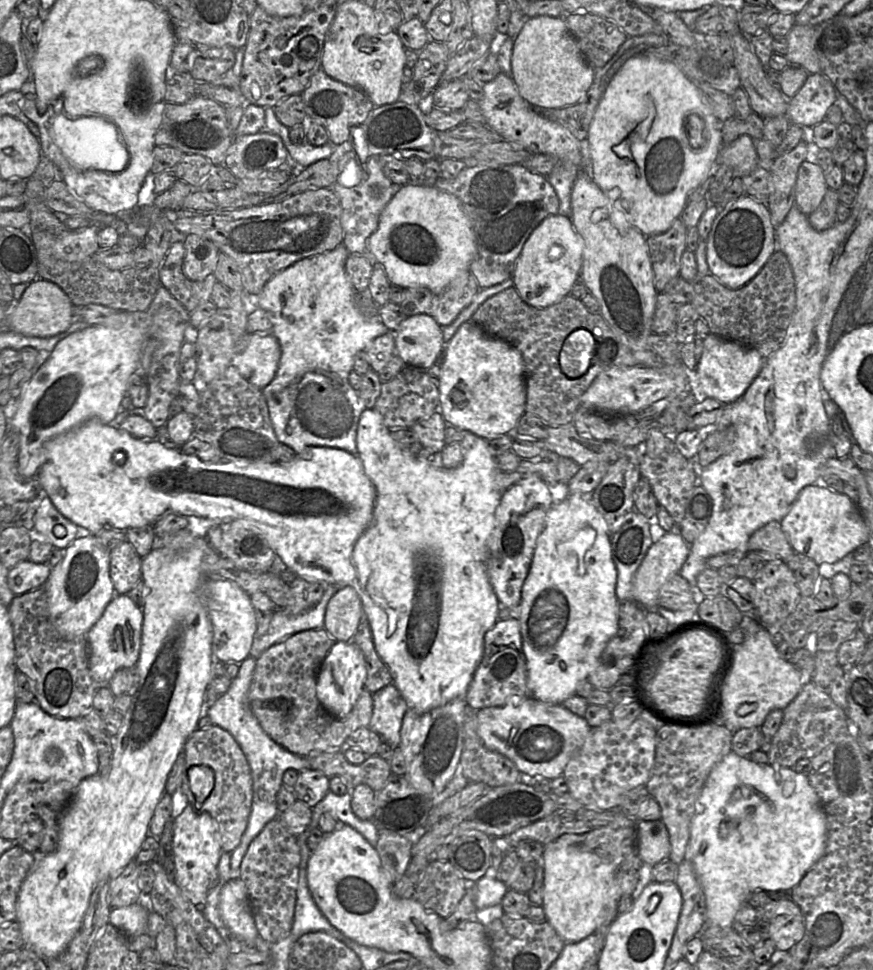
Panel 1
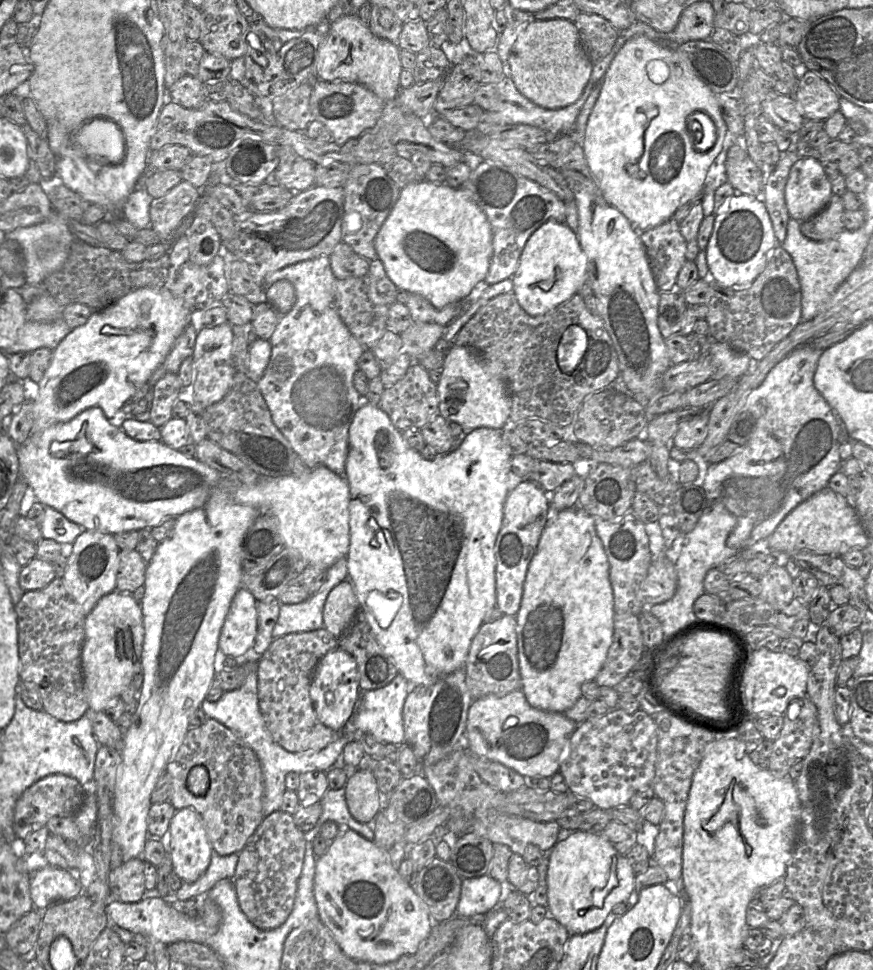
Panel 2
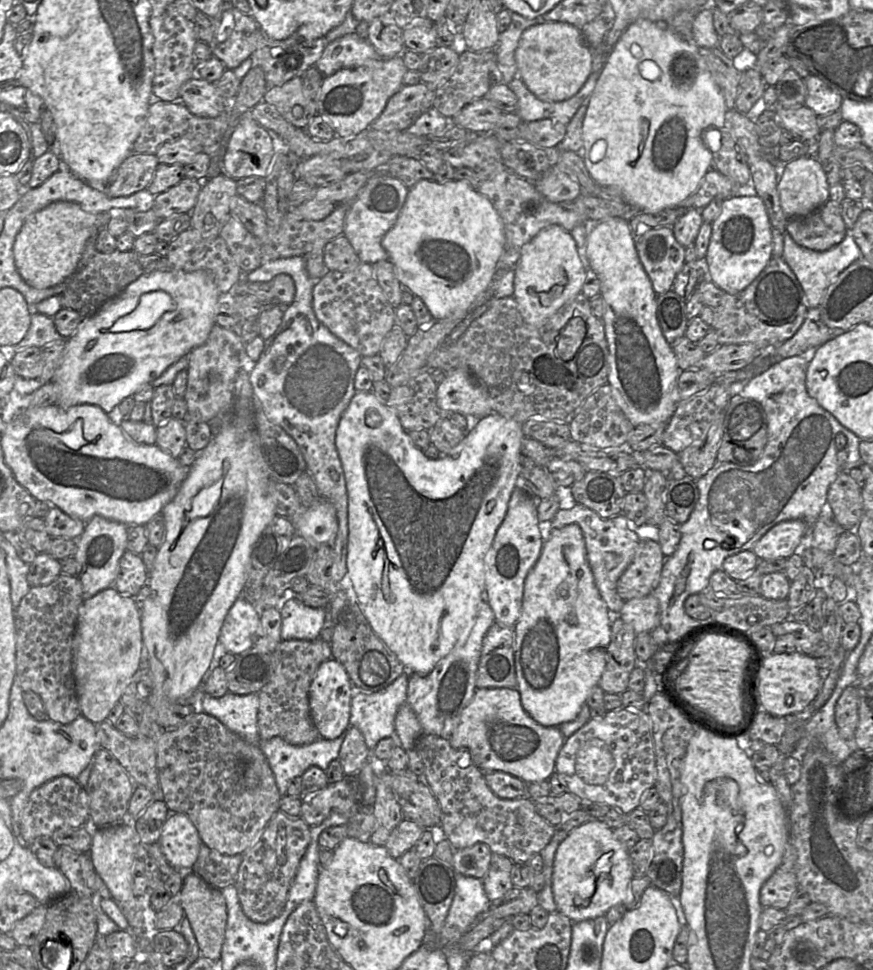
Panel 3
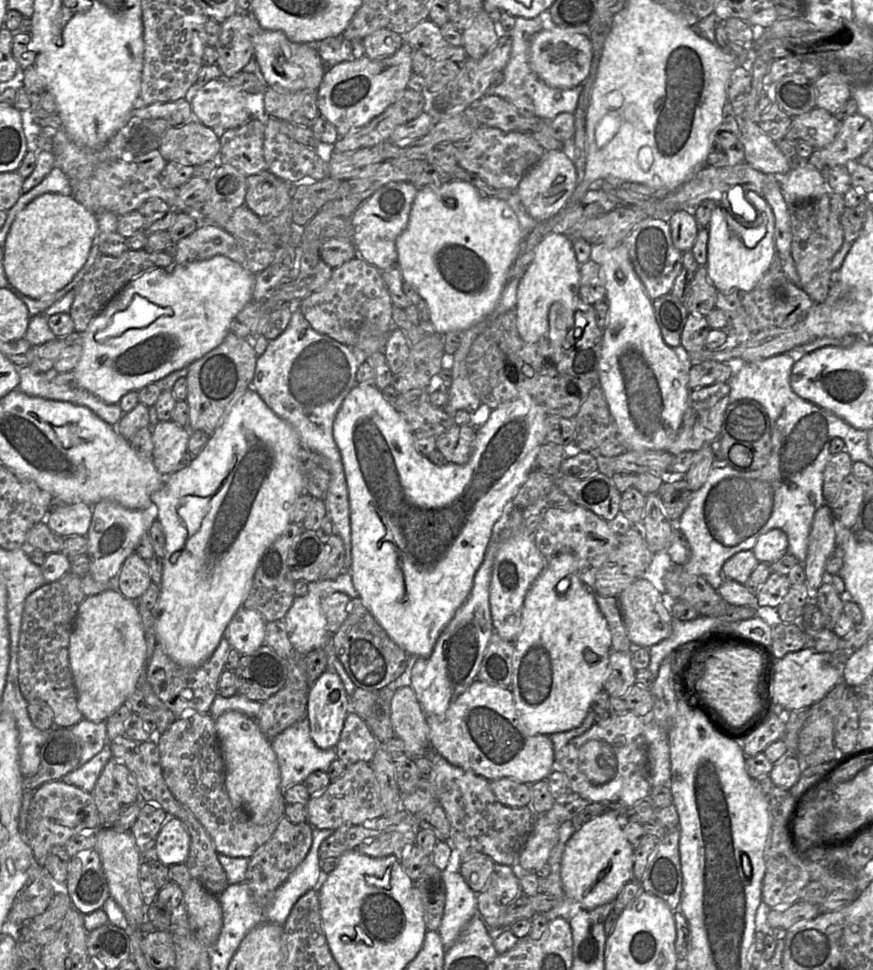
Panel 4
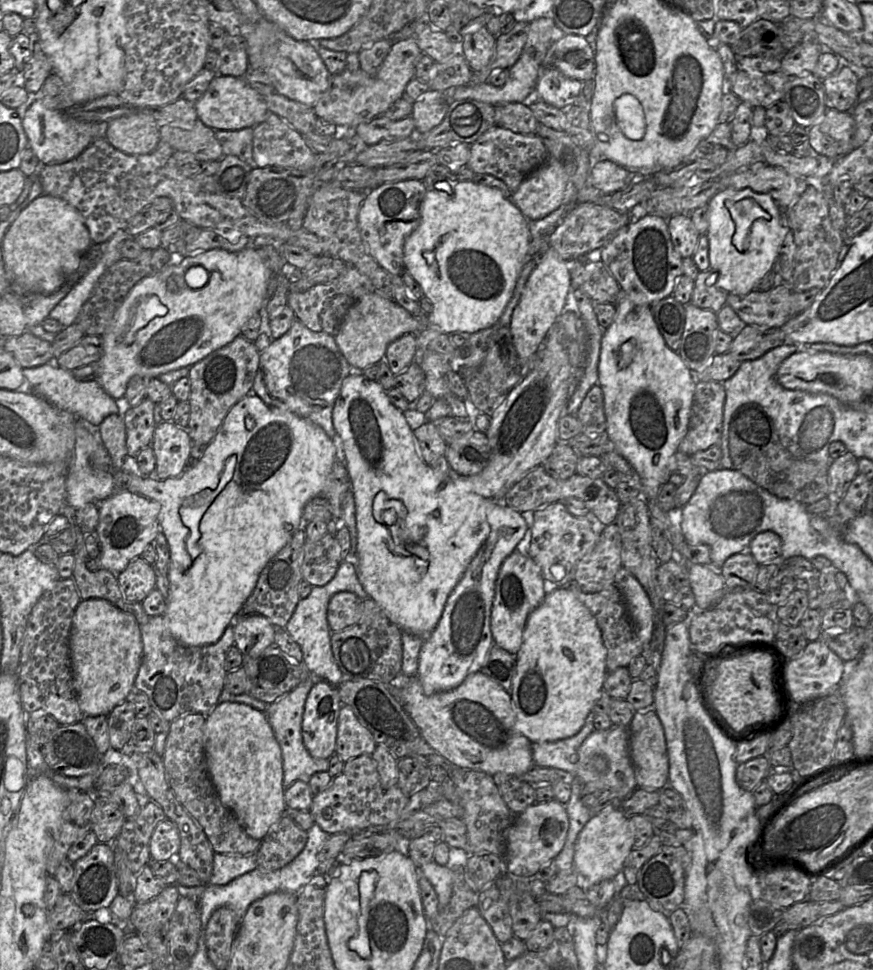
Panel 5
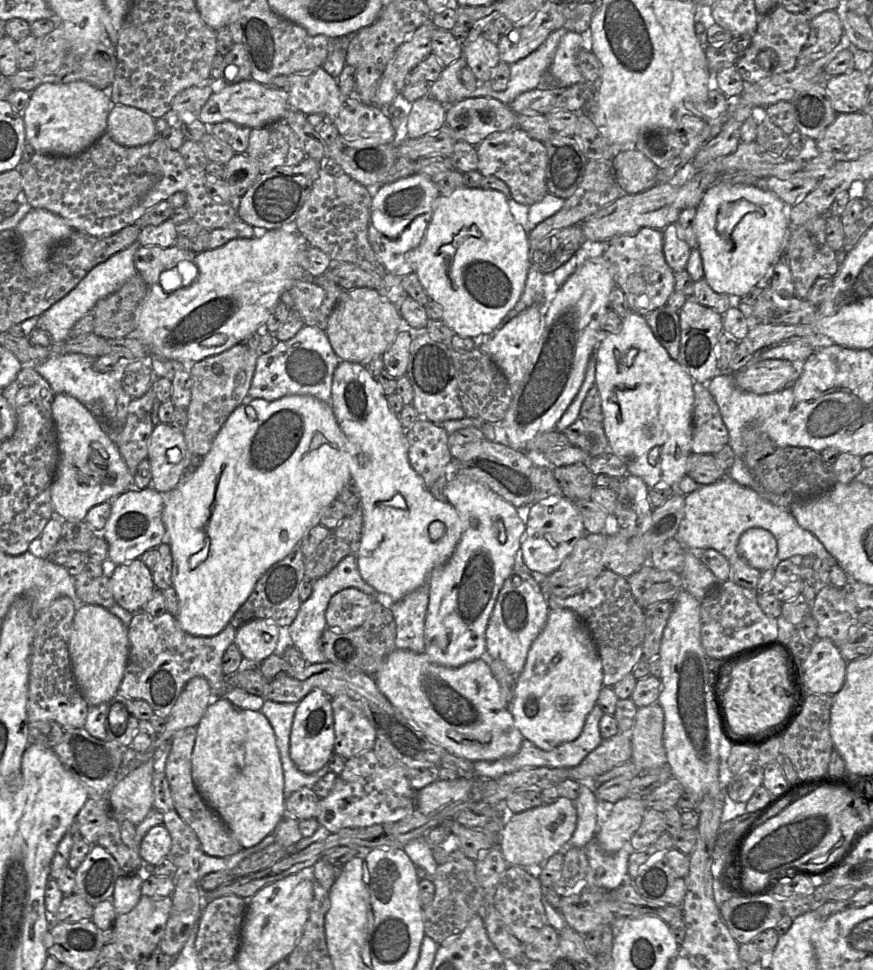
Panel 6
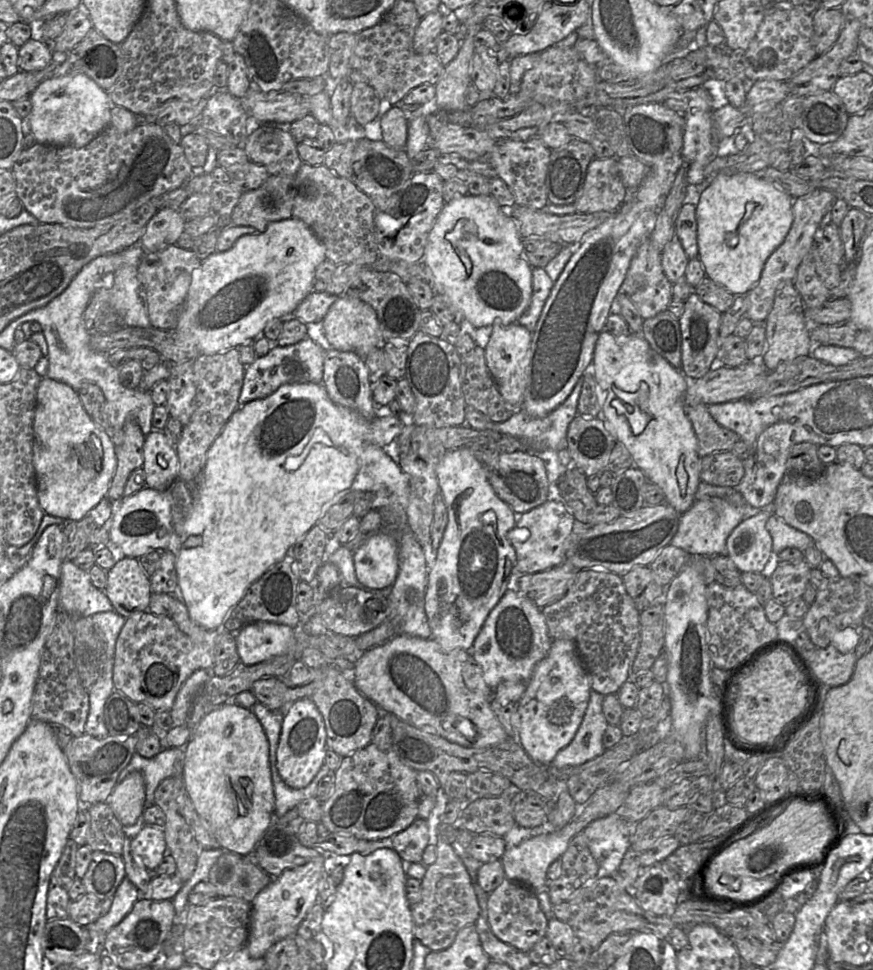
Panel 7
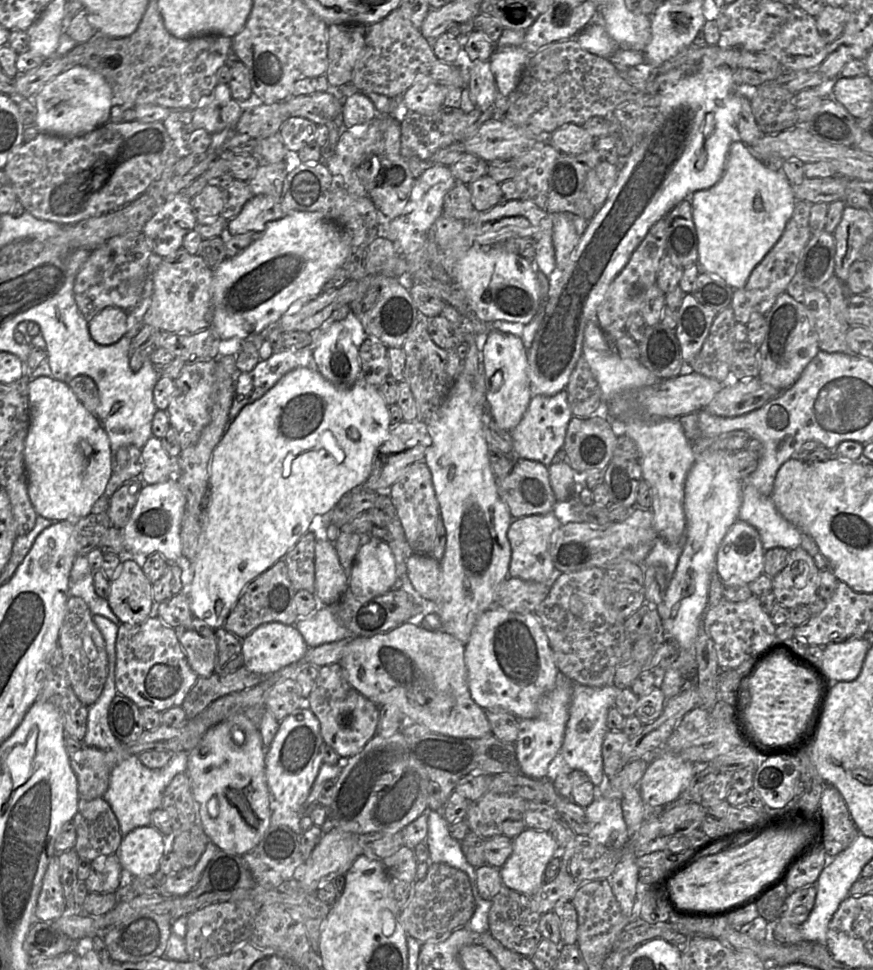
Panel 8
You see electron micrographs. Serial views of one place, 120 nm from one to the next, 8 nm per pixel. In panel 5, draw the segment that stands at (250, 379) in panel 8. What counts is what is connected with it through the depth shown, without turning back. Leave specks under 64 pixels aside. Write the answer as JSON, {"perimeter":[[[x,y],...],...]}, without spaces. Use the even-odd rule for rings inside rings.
{"perimeter":[[[295,319],[287,333],[278,339],[273,339],[270,346],[260,353],[252,393],[260,397],[270,407],[292,412],[321,427],[334,442],[336,460],[345,463],[343,442],[333,426],[333,408],[344,380],[353,372],[358,371],[349,365],[333,335],[312,331],[301,321]]]}

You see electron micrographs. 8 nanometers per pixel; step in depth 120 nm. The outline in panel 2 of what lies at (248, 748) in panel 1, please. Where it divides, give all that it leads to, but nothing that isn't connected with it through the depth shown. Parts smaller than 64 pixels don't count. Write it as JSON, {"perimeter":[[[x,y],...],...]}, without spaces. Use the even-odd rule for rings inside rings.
{"perimeter":[[[254,670],[250,672],[242,686],[236,690],[227,691],[220,699],[211,702],[205,699],[200,707],[208,718],[217,720],[234,732],[256,754],[263,773],[264,793],[262,798],[262,812],[266,817],[280,810],[283,794],[286,791],[285,779],[288,773],[303,774],[311,771],[326,772],[340,762],[344,746],[353,740],[350,722],[341,730],[341,736],[320,751],[306,750],[291,753],[278,745],[266,728],[264,718],[258,703],[258,677]]]}

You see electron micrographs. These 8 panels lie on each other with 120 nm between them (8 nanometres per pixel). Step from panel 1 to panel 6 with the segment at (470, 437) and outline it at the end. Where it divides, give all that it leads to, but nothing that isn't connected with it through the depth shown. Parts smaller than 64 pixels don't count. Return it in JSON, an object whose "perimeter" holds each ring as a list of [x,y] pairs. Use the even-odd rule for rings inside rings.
{"perimeter":[[[603,255],[587,260],[557,290],[545,308],[541,334],[532,350],[526,375],[513,396],[505,417],[494,425],[493,441],[526,452],[527,443],[539,434],[553,430],[574,400],[585,377],[590,358],[601,342],[602,319],[610,307],[609,297],[616,283],[616,271]],[[340,361],[336,367],[331,389],[331,407],[337,422],[348,440],[351,479],[359,491],[363,512],[362,537],[353,554],[362,579],[392,602],[429,583],[430,574],[444,565],[454,553],[463,532],[476,526],[477,521],[463,522],[457,510],[448,501],[437,500],[409,462],[409,444],[406,429],[389,407],[387,396],[366,366]],[[433,521],[445,524],[446,531],[438,541],[432,541],[428,528]]]}

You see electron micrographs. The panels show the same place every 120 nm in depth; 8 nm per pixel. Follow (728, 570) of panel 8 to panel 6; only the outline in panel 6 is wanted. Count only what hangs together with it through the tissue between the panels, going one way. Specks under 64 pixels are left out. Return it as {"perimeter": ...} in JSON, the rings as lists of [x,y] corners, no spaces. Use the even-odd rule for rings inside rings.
{"perimeter":[[[750,528],[739,538],[738,553],[749,565],[759,571],[774,568],[780,561],[777,558],[778,546],[774,535],[763,528]]]}

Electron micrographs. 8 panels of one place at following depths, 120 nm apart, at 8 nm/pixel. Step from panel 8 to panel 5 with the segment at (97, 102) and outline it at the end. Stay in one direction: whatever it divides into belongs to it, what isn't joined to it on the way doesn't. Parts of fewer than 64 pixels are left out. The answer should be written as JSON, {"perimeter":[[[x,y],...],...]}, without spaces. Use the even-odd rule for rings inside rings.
{"perimeter":[[[41,98],[37,99],[27,110],[24,118],[23,118],[23,128],[25,130],[25,133],[27,135],[28,143],[30,148],[34,151],[36,154],[37,158],[40,160],[40,163],[42,165],[52,165],[52,164],[61,164],[68,162],[76,157],[78,157],[90,144],[92,144],[95,141],[95,138],[93,137],[91,133],[91,128],[94,123],[99,123],[99,122],[87,122],[87,121],[80,121],[77,119],[74,119],[73,117],[69,116],[62,110],[55,110],[55,109],[50,109],[46,107],[44,104],[43,100]]]}

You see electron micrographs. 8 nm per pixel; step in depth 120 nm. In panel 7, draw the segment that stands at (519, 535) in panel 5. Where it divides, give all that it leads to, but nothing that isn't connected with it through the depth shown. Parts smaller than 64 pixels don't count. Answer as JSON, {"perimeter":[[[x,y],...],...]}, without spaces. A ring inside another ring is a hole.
{"perimeter":[[[468,446],[447,450],[436,467],[436,475],[447,508],[448,522],[434,566],[428,571],[425,612],[431,639],[444,651],[462,649],[470,652],[489,613],[509,589],[510,575],[517,559],[508,533],[515,528],[518,515],[496,495],[488,481],[486,467]]]}

